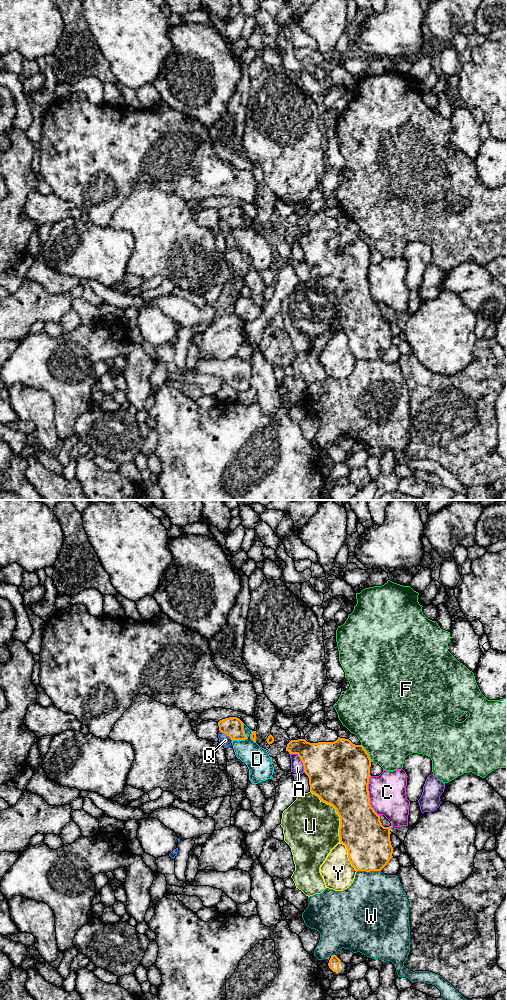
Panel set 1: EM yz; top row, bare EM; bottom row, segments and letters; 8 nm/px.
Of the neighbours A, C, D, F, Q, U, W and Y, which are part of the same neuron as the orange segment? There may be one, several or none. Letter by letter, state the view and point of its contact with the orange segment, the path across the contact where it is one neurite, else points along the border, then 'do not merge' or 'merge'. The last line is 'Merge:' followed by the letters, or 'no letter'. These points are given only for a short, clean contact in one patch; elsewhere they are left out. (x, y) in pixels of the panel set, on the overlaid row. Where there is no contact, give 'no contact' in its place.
A: yz (301, 760) | do not merge
C: yz (368, 795) | do not merge
D: yz (246, 737) | along yz (243, 723), (243, 732), (246, 737), (232, 741) | do not merge
F: yz (367, 753) | do not merge
Q: yz (226, 734) | along yz (220, 731), (232, 740) | do not merge
U: yz (337, 813) | do not merge
W: yz (369, 871) | do not merge
Y: yz (348, 856) | do not merge
Merge: no letter

